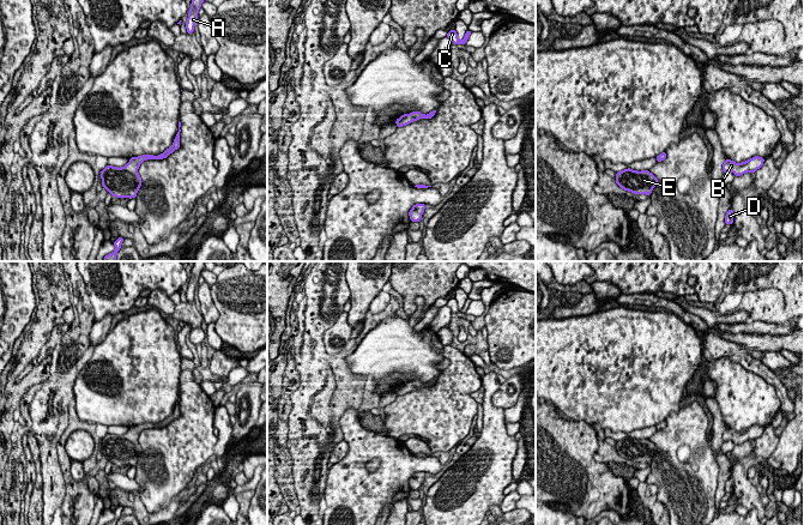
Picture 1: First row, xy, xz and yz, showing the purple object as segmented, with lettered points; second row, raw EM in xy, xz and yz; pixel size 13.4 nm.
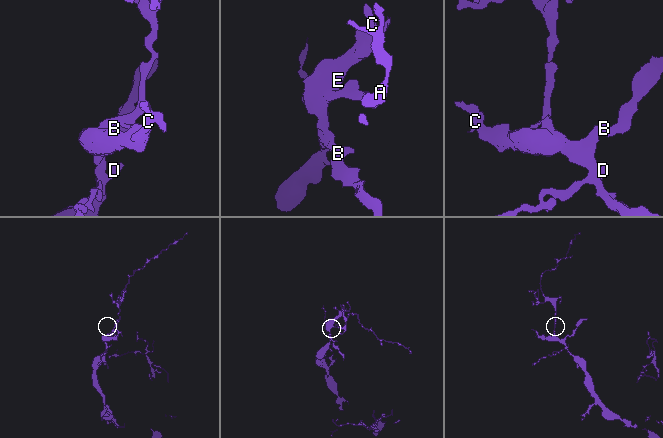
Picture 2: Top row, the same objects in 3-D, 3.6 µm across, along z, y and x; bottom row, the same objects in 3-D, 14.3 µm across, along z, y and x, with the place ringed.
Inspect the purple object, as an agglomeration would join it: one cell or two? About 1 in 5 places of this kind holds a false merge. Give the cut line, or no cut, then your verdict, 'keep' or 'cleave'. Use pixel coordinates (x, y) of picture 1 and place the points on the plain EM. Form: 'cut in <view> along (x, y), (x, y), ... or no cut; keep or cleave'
no cut; keep

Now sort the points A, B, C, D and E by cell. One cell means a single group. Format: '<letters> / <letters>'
A B C D E

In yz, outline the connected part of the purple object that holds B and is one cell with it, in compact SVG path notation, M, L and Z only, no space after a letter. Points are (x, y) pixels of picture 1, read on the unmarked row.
M755 424L745 430L736 432L731 428L726 428L723 433L723 441L732 440L735 445L740 445L744 441L755 441L763 434L764 427Z

